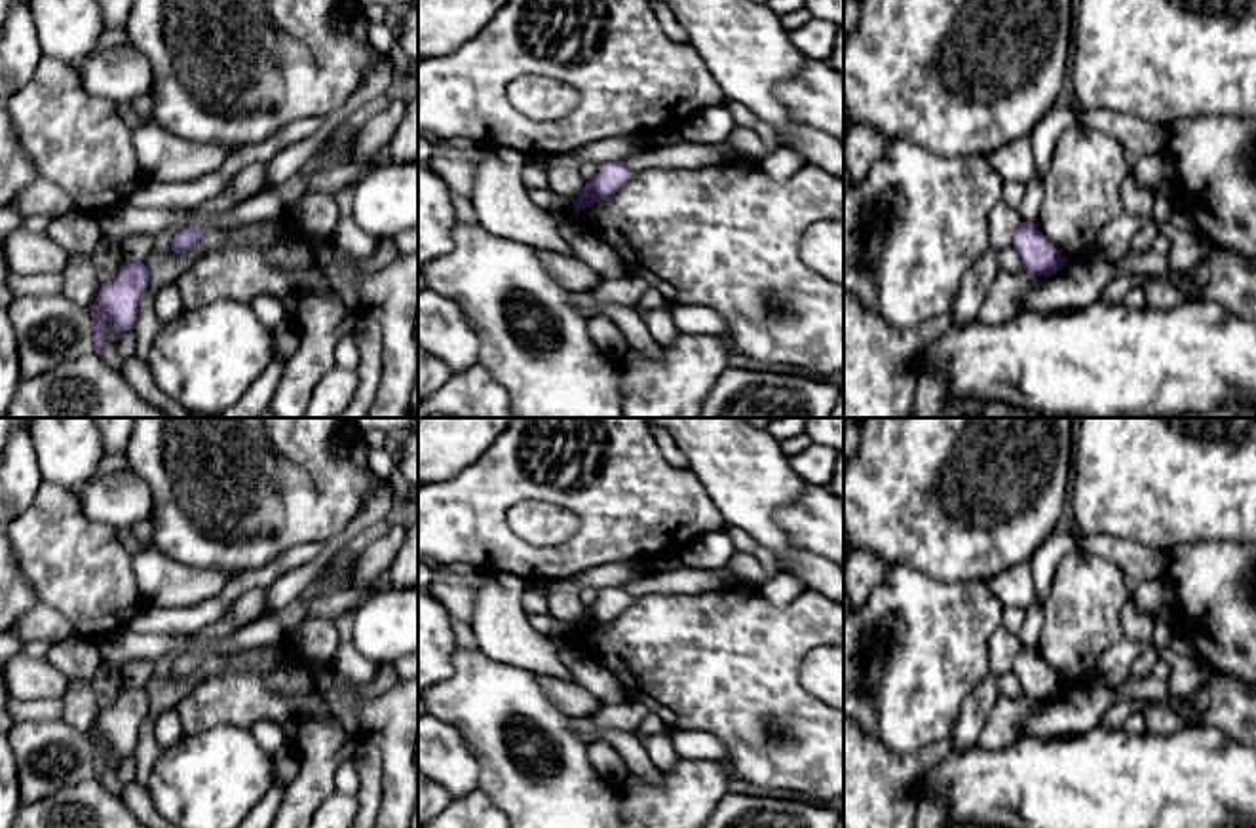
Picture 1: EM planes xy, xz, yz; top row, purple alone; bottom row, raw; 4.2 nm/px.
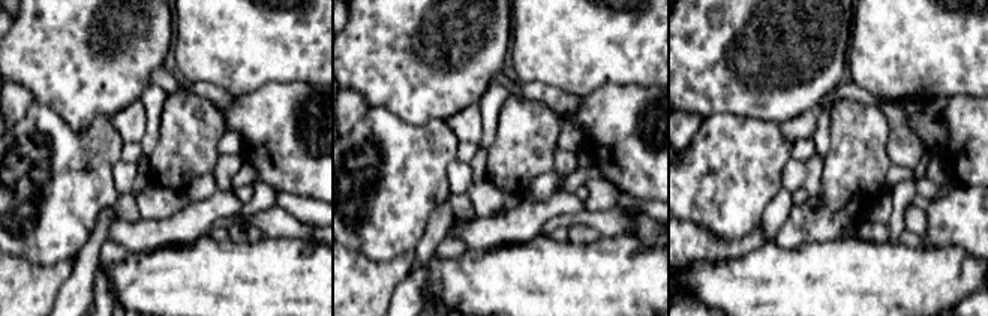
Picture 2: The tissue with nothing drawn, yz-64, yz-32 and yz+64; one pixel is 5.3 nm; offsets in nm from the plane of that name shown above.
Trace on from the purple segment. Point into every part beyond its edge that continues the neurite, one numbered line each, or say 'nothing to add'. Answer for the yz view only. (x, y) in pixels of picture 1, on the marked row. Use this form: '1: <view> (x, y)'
nothing to add

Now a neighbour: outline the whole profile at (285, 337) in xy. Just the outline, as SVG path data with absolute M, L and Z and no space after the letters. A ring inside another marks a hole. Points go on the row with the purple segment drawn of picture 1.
M285 319L277 329L272 330L274 338L274 359L287 361L300 346L300 329L295 321Z

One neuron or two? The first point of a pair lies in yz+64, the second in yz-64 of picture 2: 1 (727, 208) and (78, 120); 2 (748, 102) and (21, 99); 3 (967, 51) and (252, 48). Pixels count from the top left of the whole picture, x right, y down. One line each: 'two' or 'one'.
1: two
2: two
3: one

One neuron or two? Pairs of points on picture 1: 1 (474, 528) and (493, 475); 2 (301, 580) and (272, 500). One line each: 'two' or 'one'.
1: one
2: two

